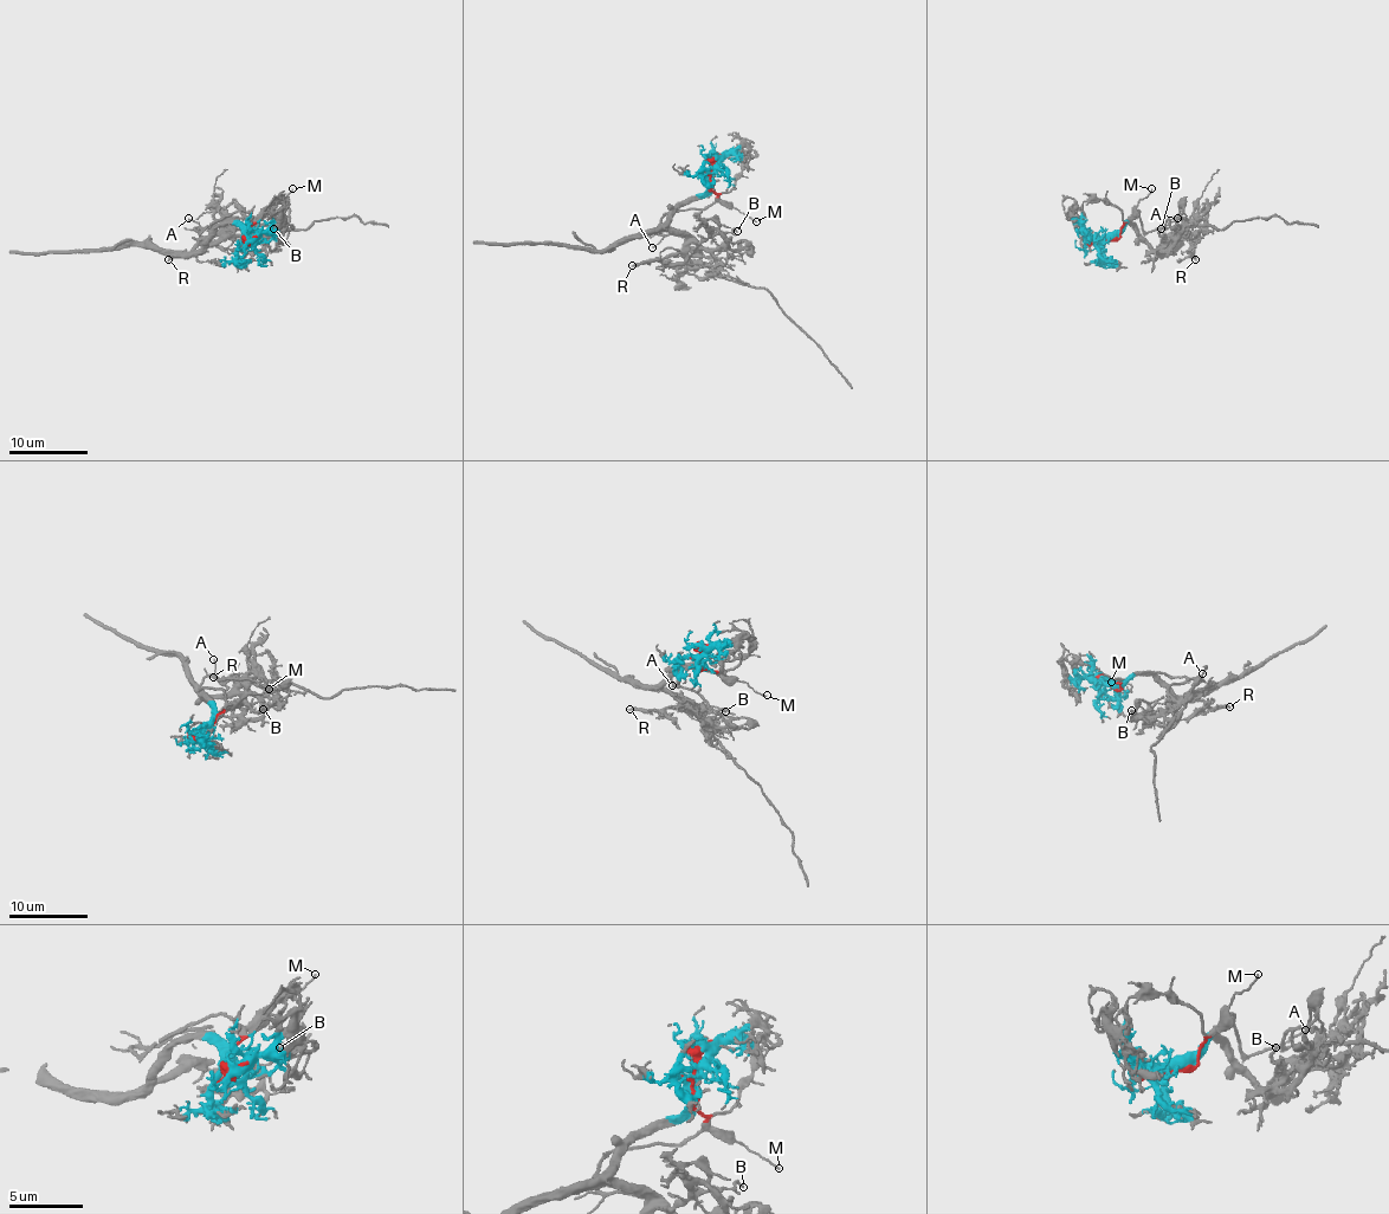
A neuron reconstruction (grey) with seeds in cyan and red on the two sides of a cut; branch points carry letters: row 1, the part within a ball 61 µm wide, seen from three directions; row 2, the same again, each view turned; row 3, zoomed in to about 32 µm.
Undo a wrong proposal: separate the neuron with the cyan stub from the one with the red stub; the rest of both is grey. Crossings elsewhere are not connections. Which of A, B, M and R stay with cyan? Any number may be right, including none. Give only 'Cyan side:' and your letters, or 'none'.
Cyan side: B, R

